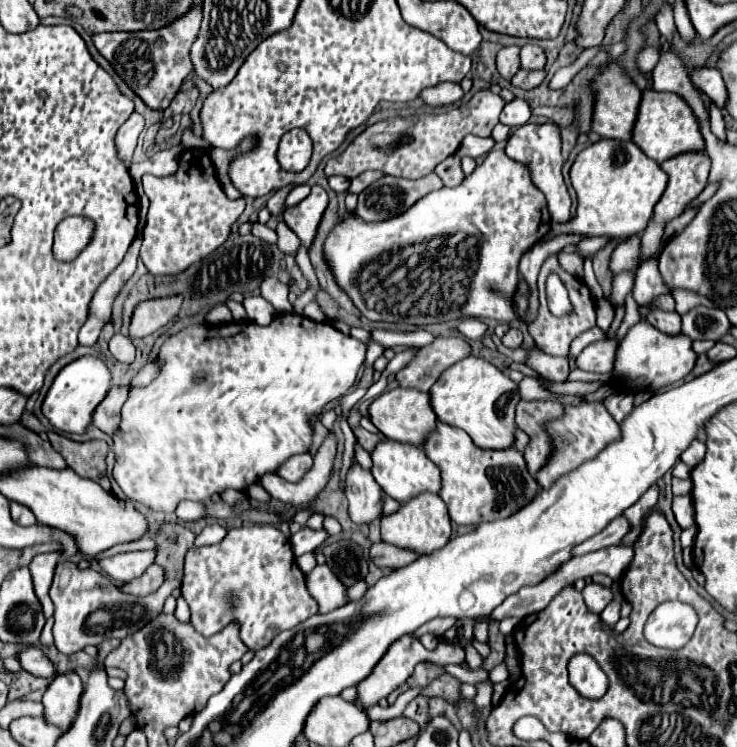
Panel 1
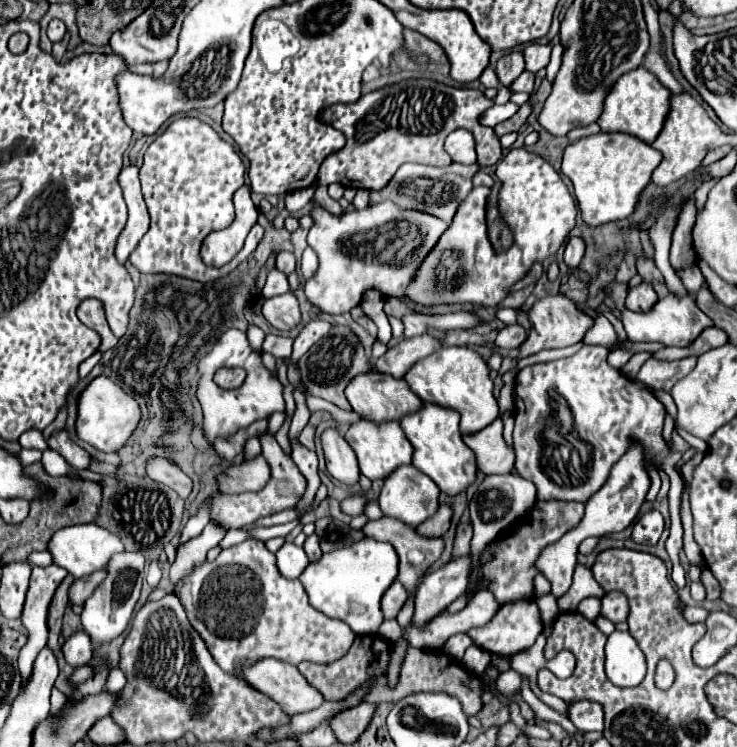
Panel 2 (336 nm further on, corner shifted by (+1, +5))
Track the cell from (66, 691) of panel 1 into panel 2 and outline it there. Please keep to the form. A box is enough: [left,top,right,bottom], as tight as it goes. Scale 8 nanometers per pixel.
[62,630,94,668]

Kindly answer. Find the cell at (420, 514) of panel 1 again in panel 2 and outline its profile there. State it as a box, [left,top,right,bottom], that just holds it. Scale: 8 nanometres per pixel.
[378,464,440,526]

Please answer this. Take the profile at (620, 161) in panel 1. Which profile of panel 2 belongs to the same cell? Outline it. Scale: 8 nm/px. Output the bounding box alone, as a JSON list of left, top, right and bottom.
[562,132,662,226]

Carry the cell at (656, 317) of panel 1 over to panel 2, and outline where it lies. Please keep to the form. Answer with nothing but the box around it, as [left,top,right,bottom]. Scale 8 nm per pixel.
[626,282,658,312]

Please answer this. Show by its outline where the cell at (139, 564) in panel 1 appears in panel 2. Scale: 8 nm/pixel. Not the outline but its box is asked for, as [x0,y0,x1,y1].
[48,524,122,578]

